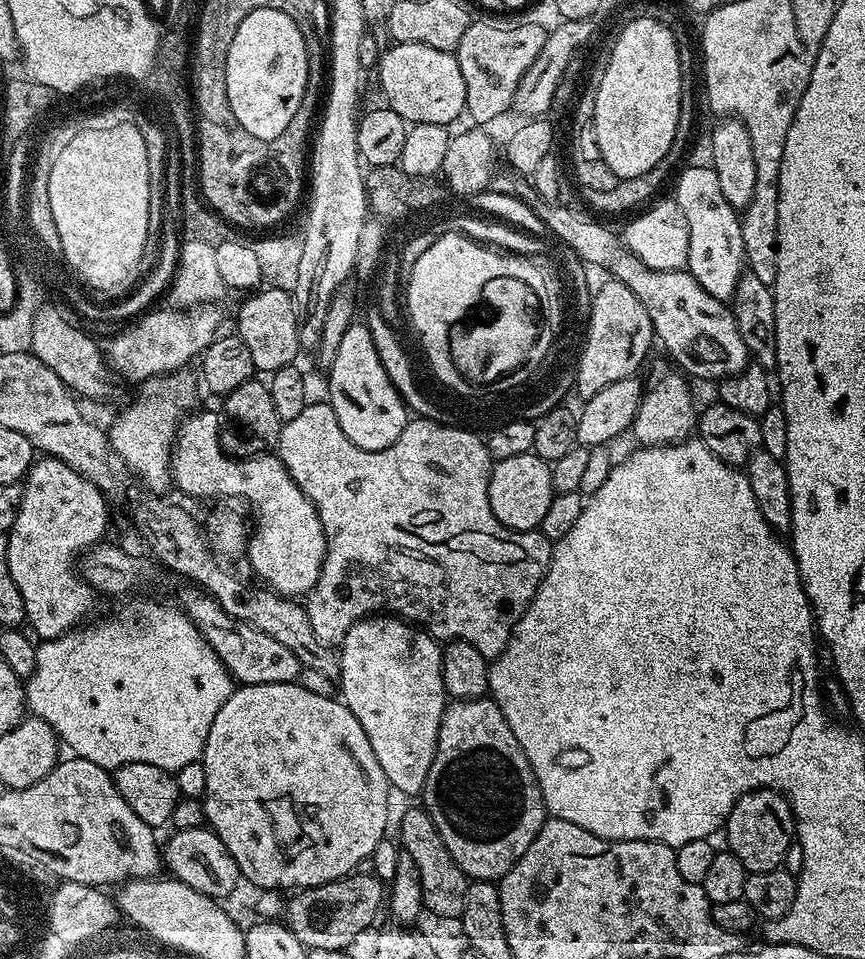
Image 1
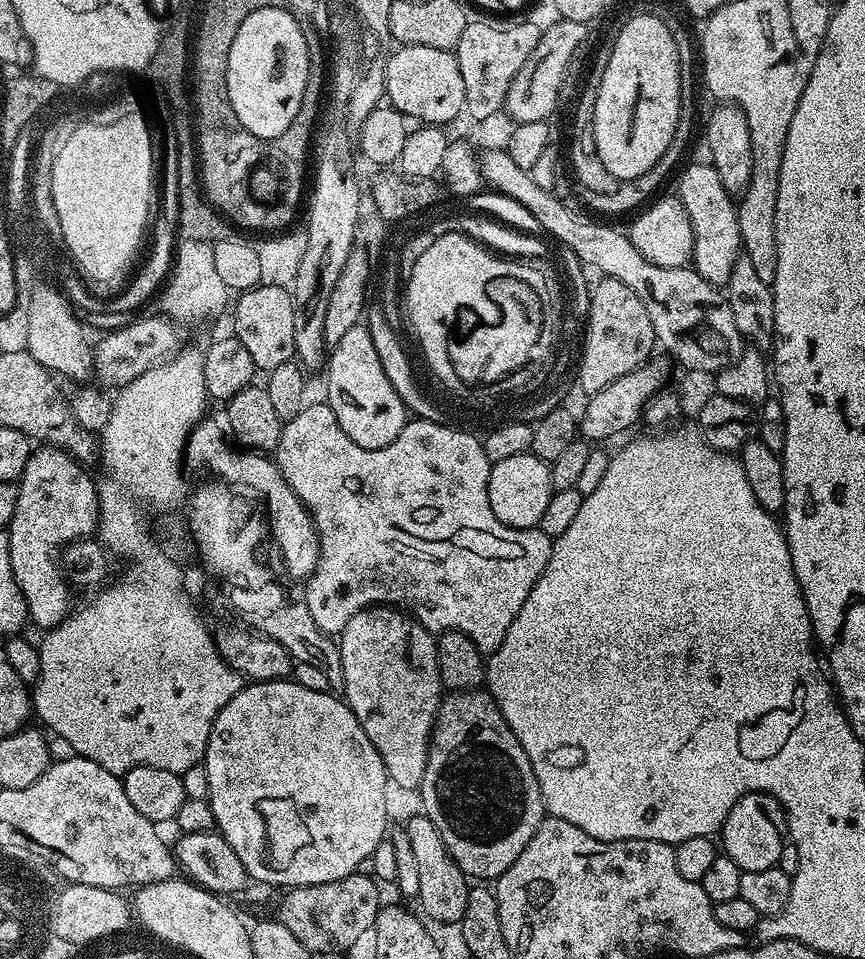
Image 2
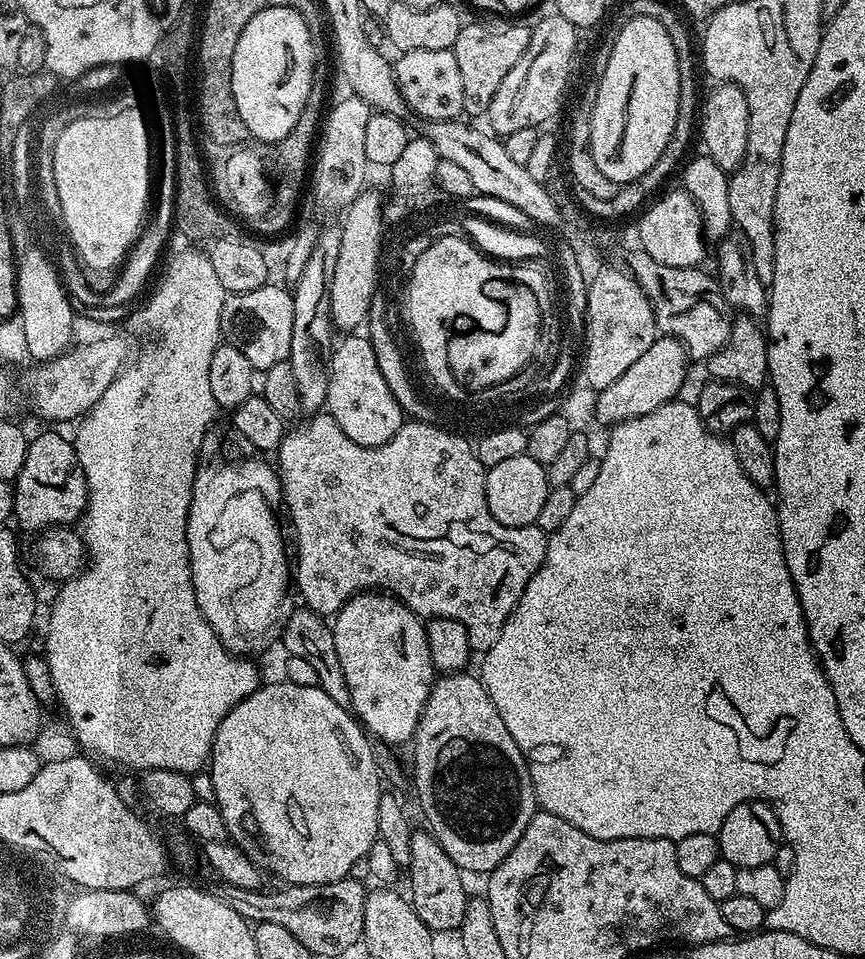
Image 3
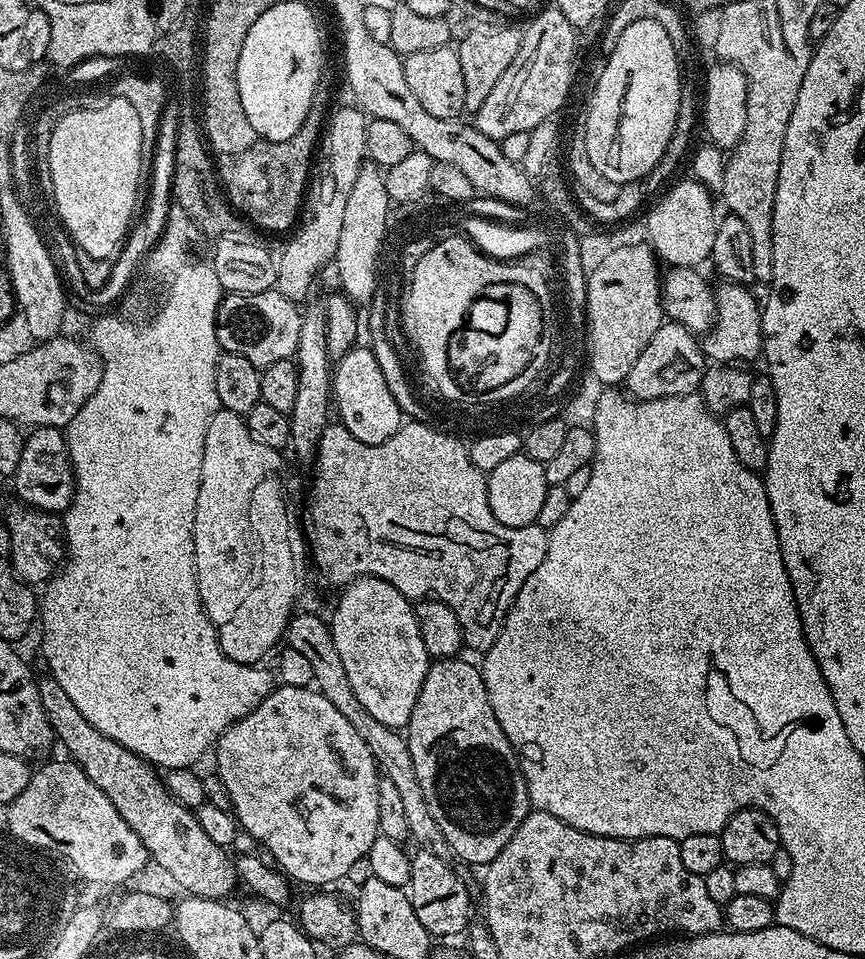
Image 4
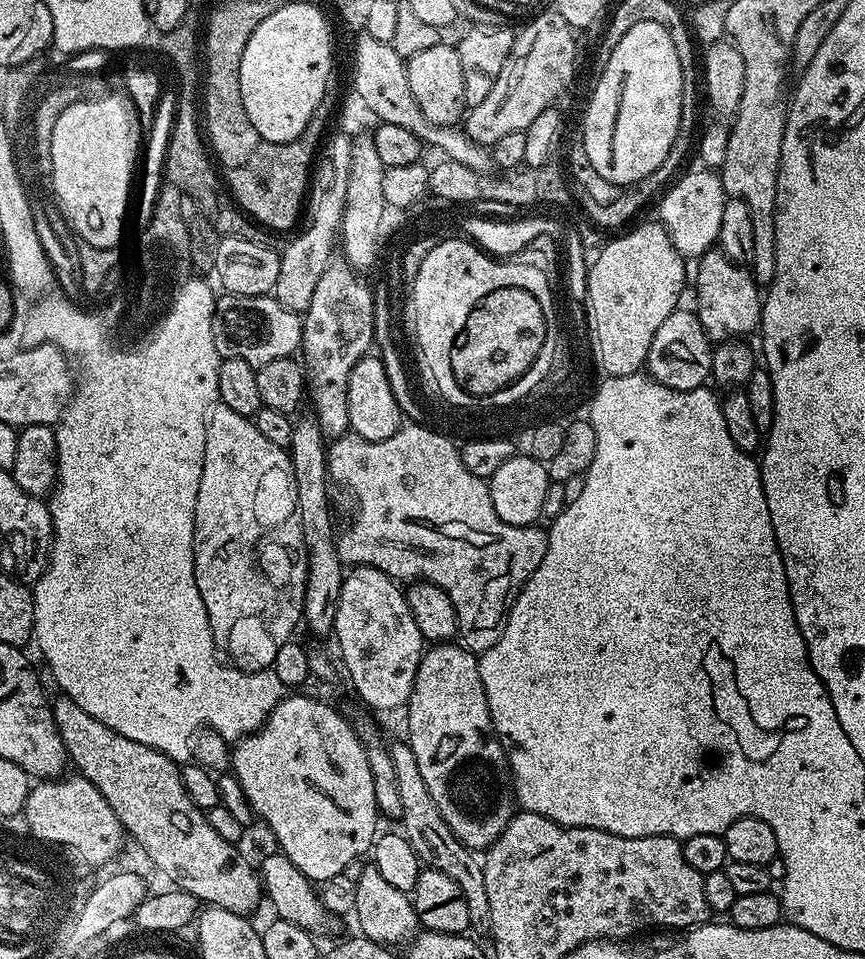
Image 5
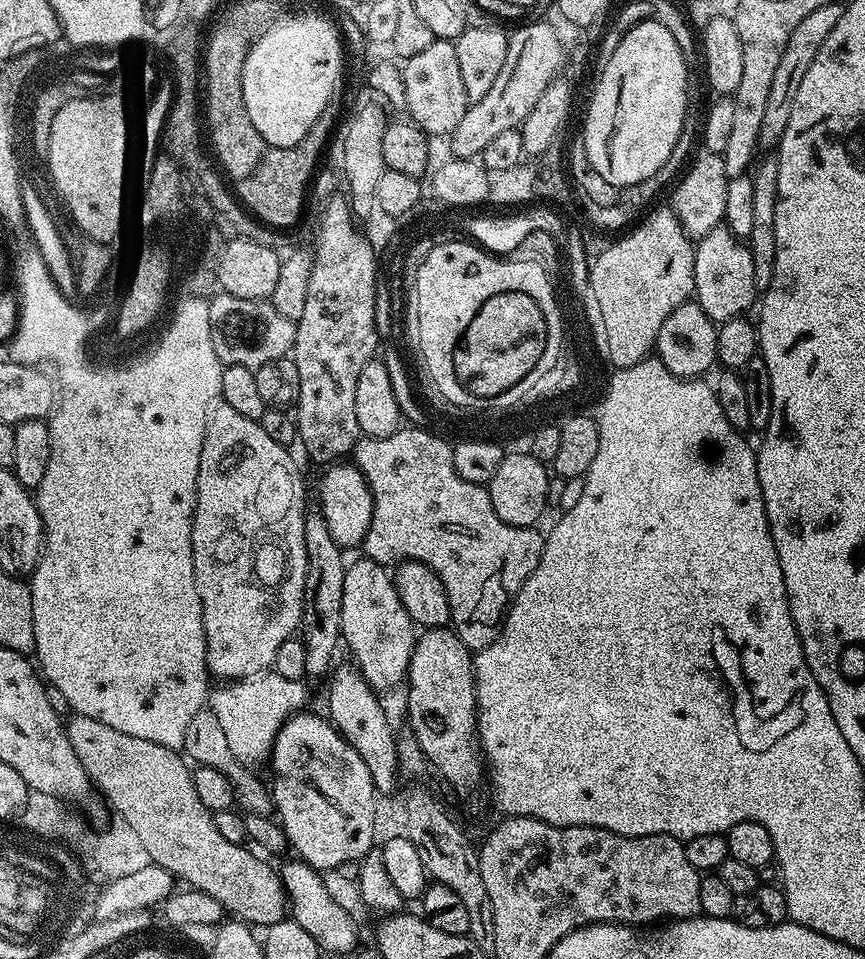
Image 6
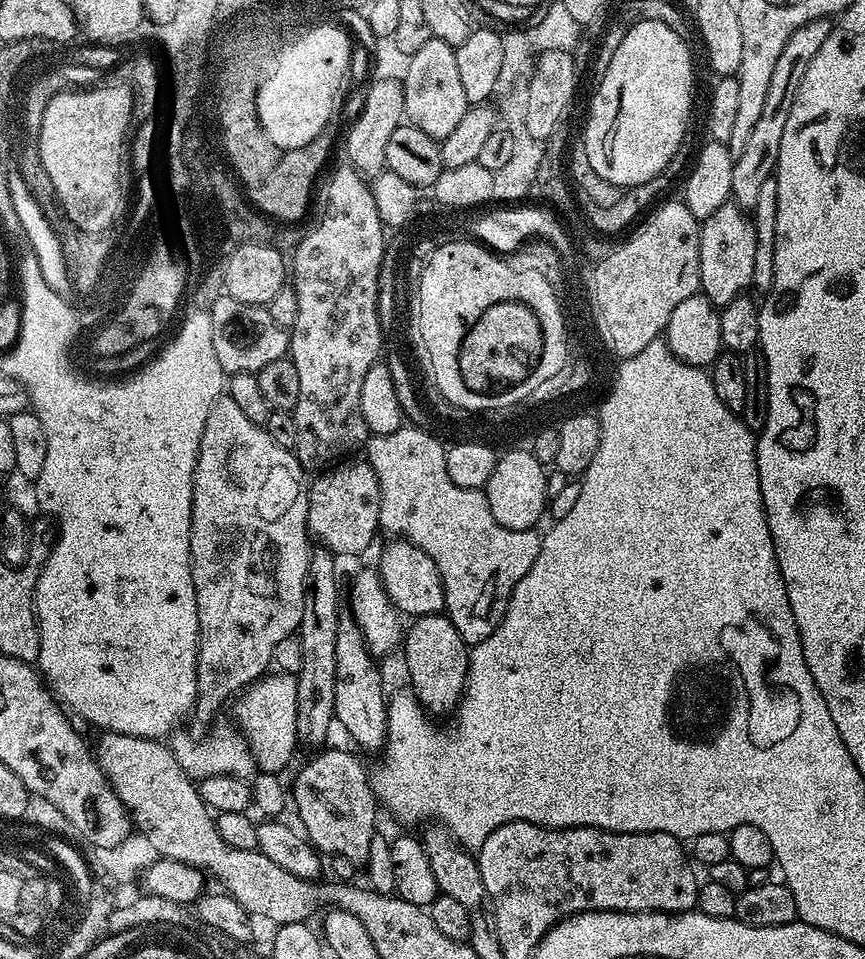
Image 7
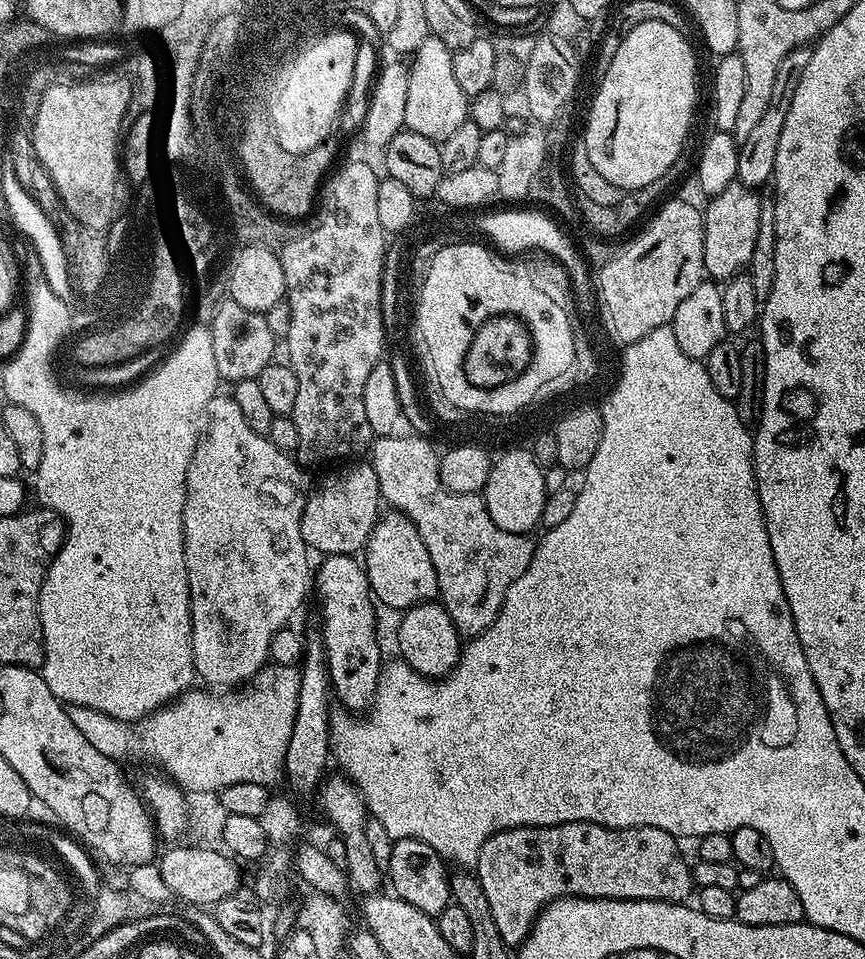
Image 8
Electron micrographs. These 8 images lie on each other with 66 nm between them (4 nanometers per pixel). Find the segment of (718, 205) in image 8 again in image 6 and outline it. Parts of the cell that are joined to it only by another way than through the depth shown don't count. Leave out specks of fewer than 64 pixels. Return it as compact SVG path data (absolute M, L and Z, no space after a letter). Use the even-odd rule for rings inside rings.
M727 226L710 230L694 244L694 300L711 320L723 322L744 316L747 308L757 303L752 249L741 242Z

